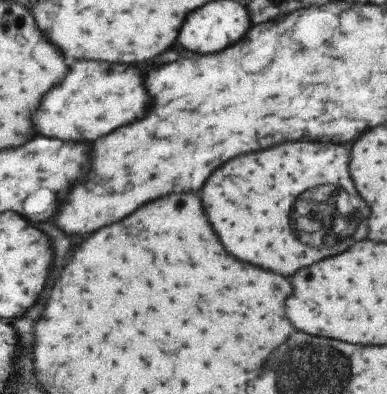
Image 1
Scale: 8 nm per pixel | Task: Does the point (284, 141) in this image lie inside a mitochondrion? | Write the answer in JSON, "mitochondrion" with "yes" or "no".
{"mitochondrion":"no"}

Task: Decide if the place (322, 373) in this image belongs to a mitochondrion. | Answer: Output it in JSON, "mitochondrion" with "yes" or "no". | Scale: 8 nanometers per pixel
{"mitochondrion":"yes"}

